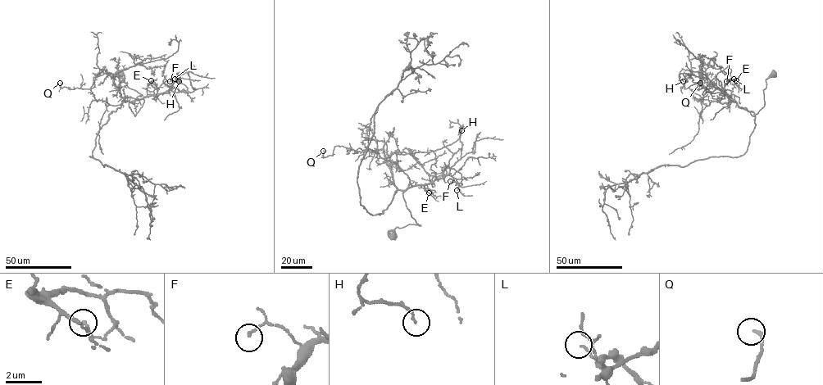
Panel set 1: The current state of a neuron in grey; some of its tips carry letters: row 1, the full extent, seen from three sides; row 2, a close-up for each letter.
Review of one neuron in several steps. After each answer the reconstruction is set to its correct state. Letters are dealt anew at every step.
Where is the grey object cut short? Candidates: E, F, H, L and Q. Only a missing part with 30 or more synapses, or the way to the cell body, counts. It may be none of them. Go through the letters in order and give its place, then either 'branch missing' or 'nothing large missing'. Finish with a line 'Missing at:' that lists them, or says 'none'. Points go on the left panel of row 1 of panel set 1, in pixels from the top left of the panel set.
E: (151, 80) | nothing large missing
F: (170, 81) | nothing large missing
H: (179, 81) | nothing large missing
L: (175, 79) | nothing large missing
Q: (60, 83) | nothing large missing
Missing at: none

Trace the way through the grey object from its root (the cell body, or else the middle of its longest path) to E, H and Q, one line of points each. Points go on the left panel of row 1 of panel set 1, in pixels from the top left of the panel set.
E: (120, 74), (126, 84), (143, 97), (143, 104), (135, 116), (129, 103), (147, 95), (147, 84), (151, 80)
H: (120, 74), (126, 84), (143, 97), (135, 116), (130, 102), (165, 92), (177, 73), (179, 81)
Q: (120, 74), (126, 84), (143, 97), (135, 116), (105, 70), (89, 88), (70, 89), (60, 88), (60, 83)

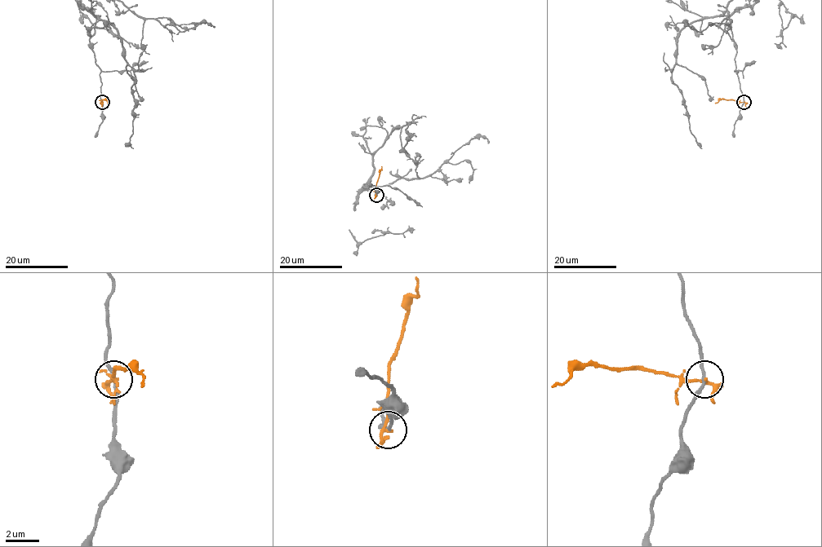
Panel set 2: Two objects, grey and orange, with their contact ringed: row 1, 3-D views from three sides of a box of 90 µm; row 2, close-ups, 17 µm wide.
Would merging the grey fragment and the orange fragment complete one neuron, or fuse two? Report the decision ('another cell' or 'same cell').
another cell

